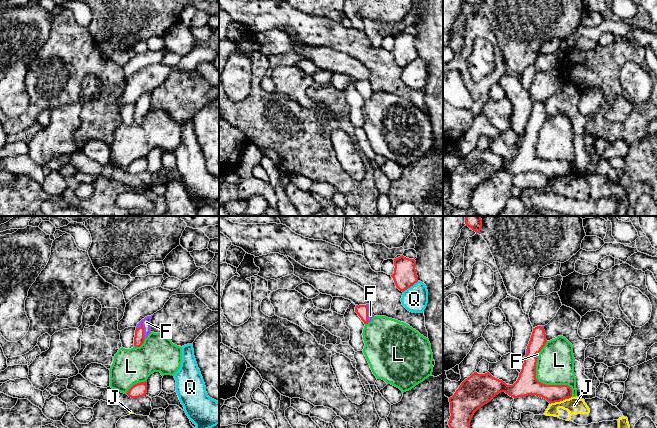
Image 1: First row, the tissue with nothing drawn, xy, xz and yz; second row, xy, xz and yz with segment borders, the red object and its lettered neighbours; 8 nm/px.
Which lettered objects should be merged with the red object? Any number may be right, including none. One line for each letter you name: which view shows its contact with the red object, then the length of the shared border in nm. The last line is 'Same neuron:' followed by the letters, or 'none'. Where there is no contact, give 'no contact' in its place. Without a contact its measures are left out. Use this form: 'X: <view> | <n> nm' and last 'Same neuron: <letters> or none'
F: xy | 160 nm
Same neuron: F

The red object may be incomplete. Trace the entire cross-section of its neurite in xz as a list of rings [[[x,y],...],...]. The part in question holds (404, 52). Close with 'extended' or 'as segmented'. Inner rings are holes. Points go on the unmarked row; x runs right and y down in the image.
[[[402,31],[394,35],[394,42],[394,49],[391,53],[400,67],[404,68],[418,58],[415,45],[416,37],[414,35],[409,35]]] | as segmented

